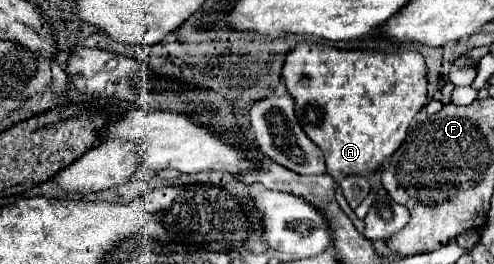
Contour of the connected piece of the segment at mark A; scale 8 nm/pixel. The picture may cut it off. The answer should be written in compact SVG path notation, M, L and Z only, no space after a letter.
M304 41L304 43L298 43L296 49L286 55L286 63L284 63L284 69L282 69L282 79L284 79L284 85L286 85L288 93L294 99L294 109L296 109L296 117L298 117L300 127L312 139L312 143L316 143L320 147L320 151L324 153L326 167L328 167L328 173L332 177L338 177L338 175L364 175L366 177L366 175L374 173L384 163L384 159L388 159L402 145L414 115L426 105L426 99L428 99L426 97L426 85L428 85L426 83L426 65L424 65L424 57L418 51L402 51L402 53L340 51L340 49L334 49L334 47L326 47L322 43L306 43Z

